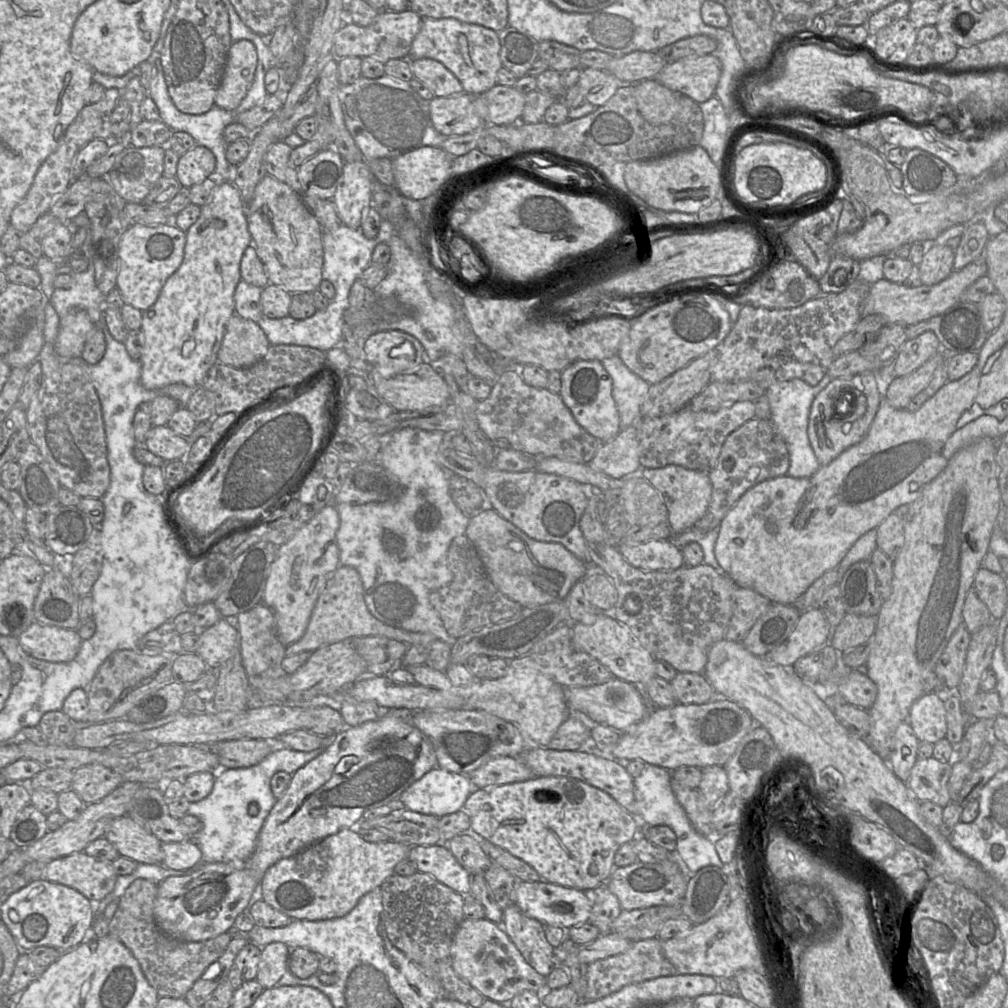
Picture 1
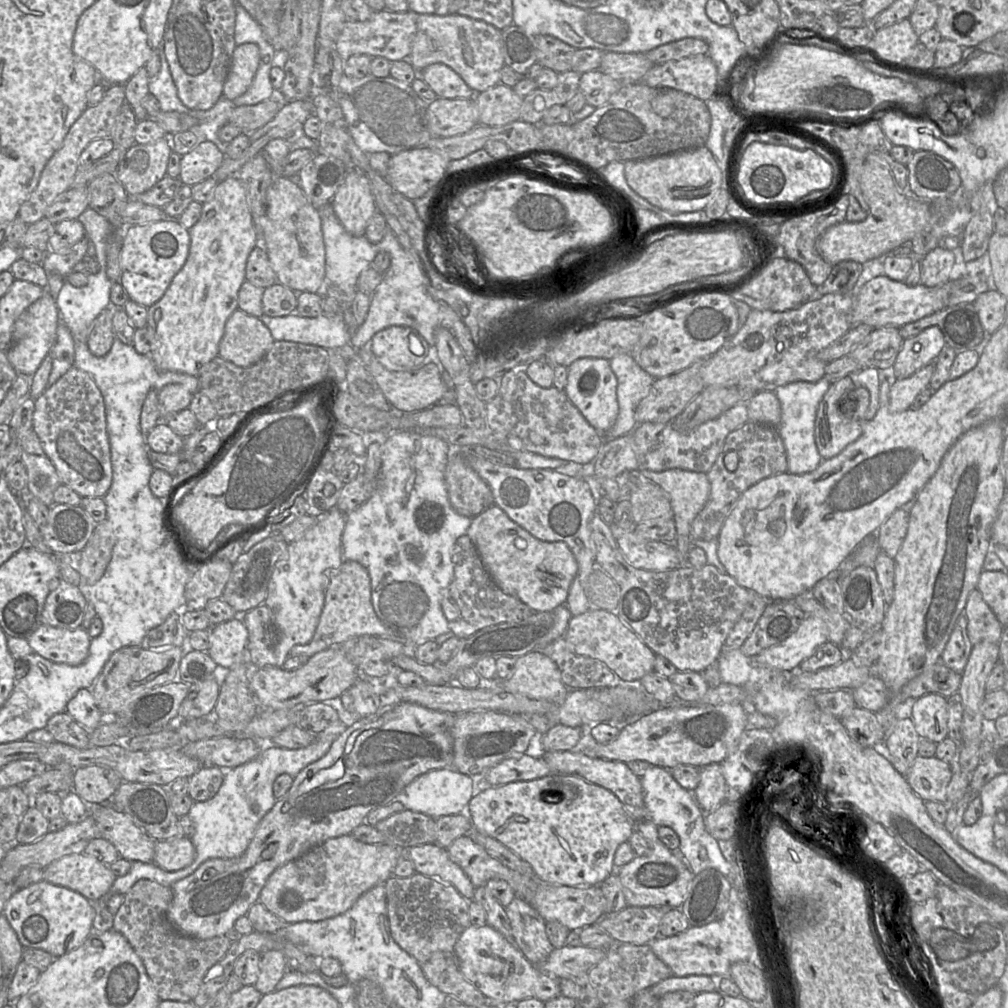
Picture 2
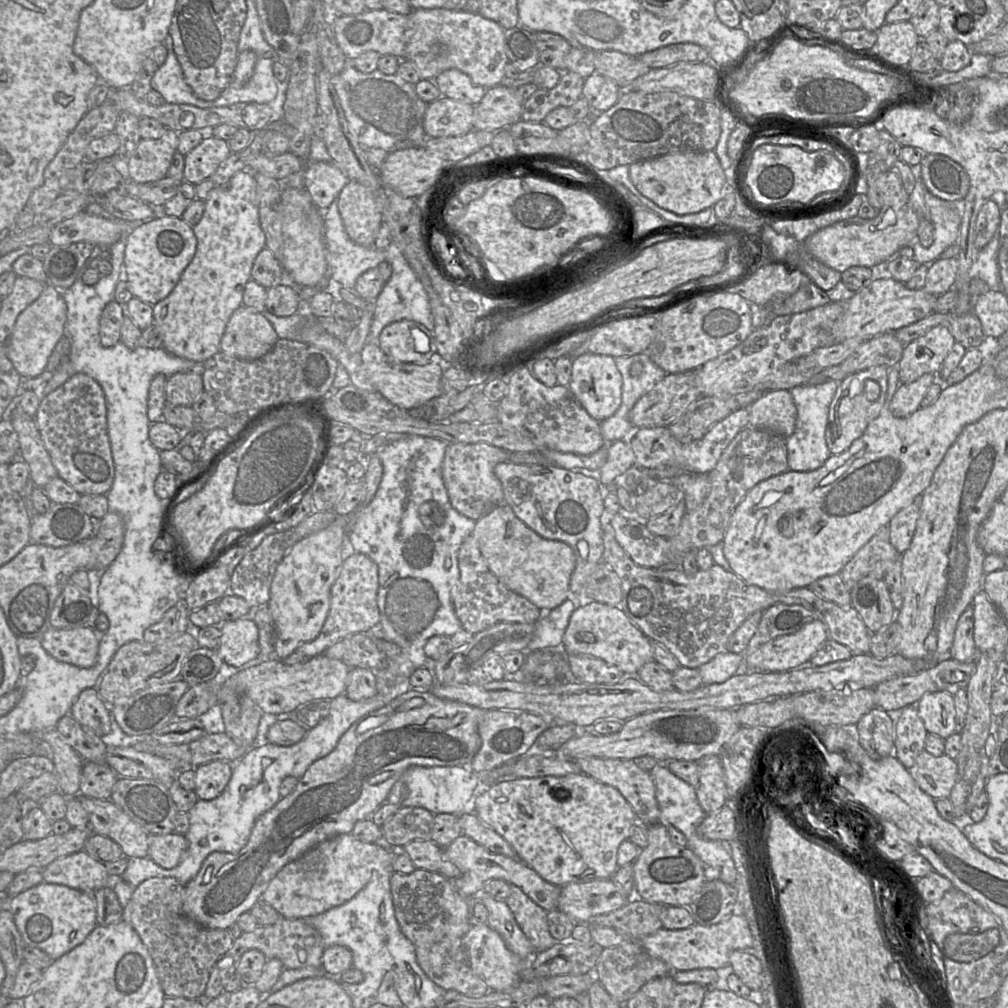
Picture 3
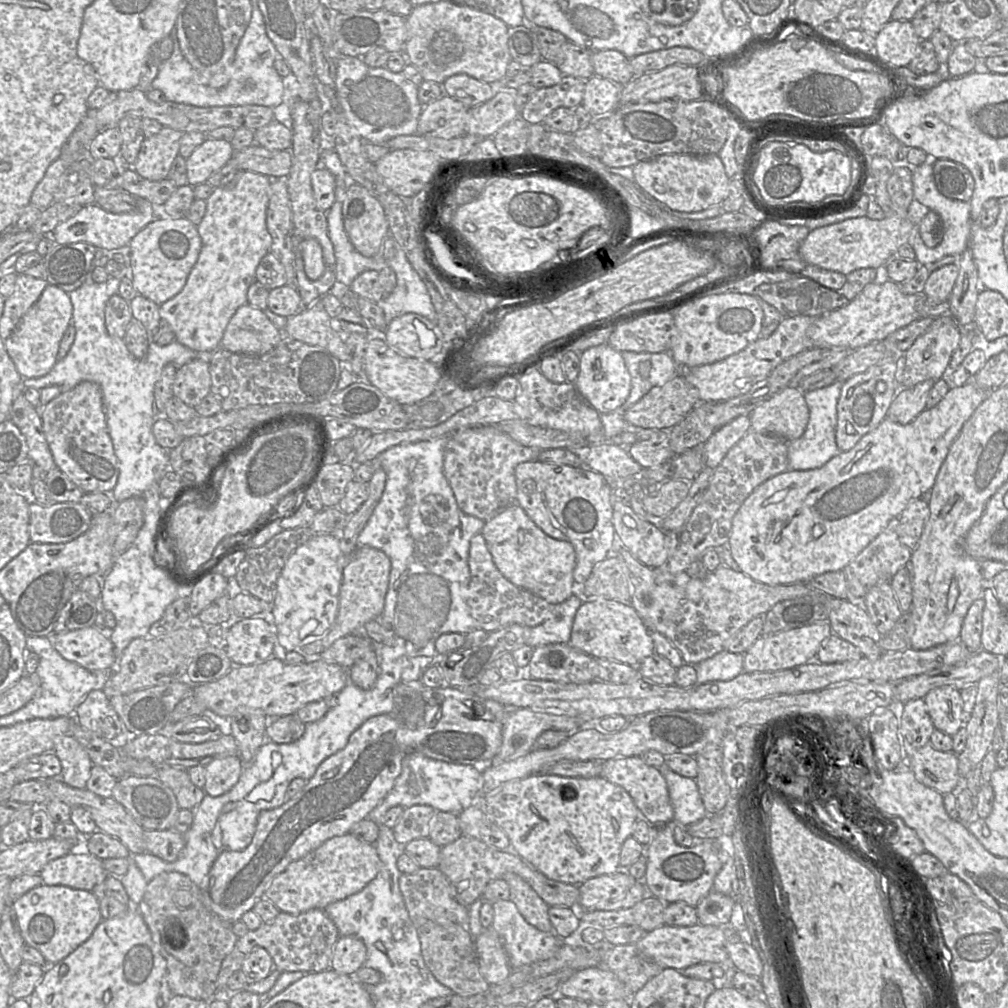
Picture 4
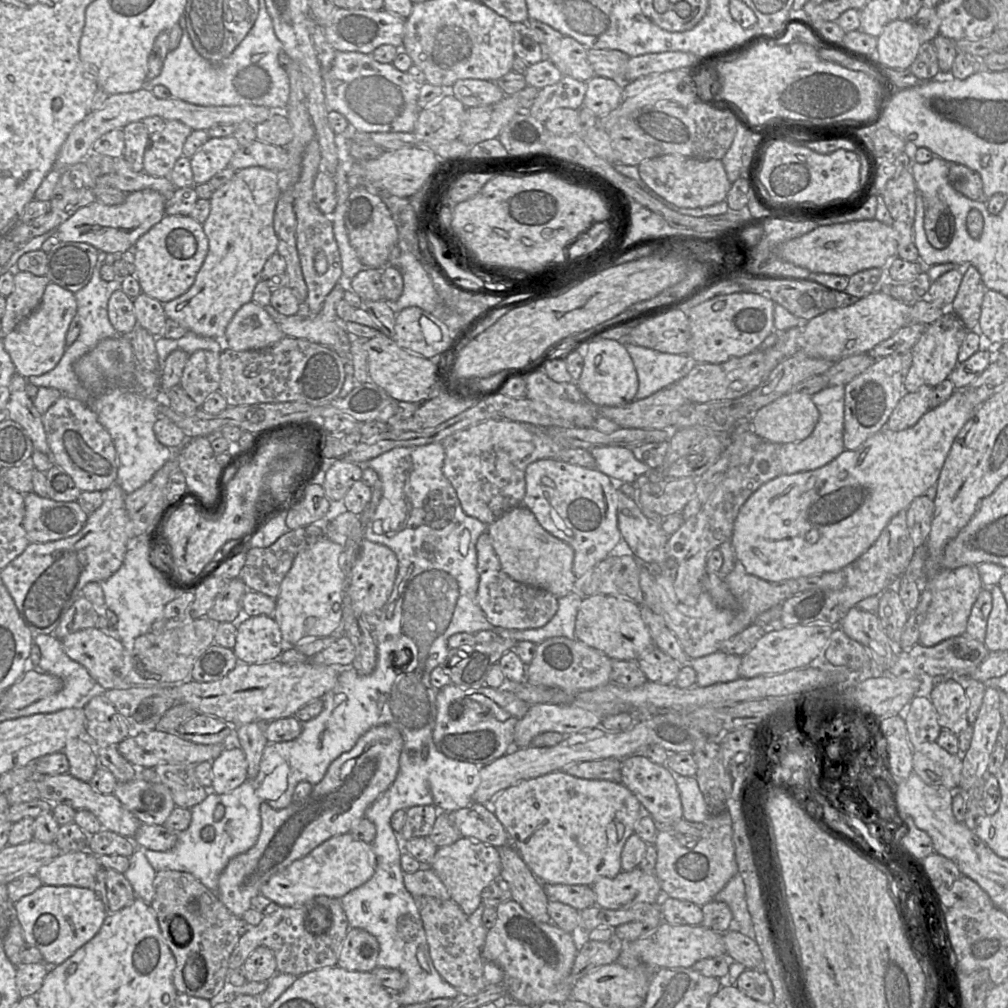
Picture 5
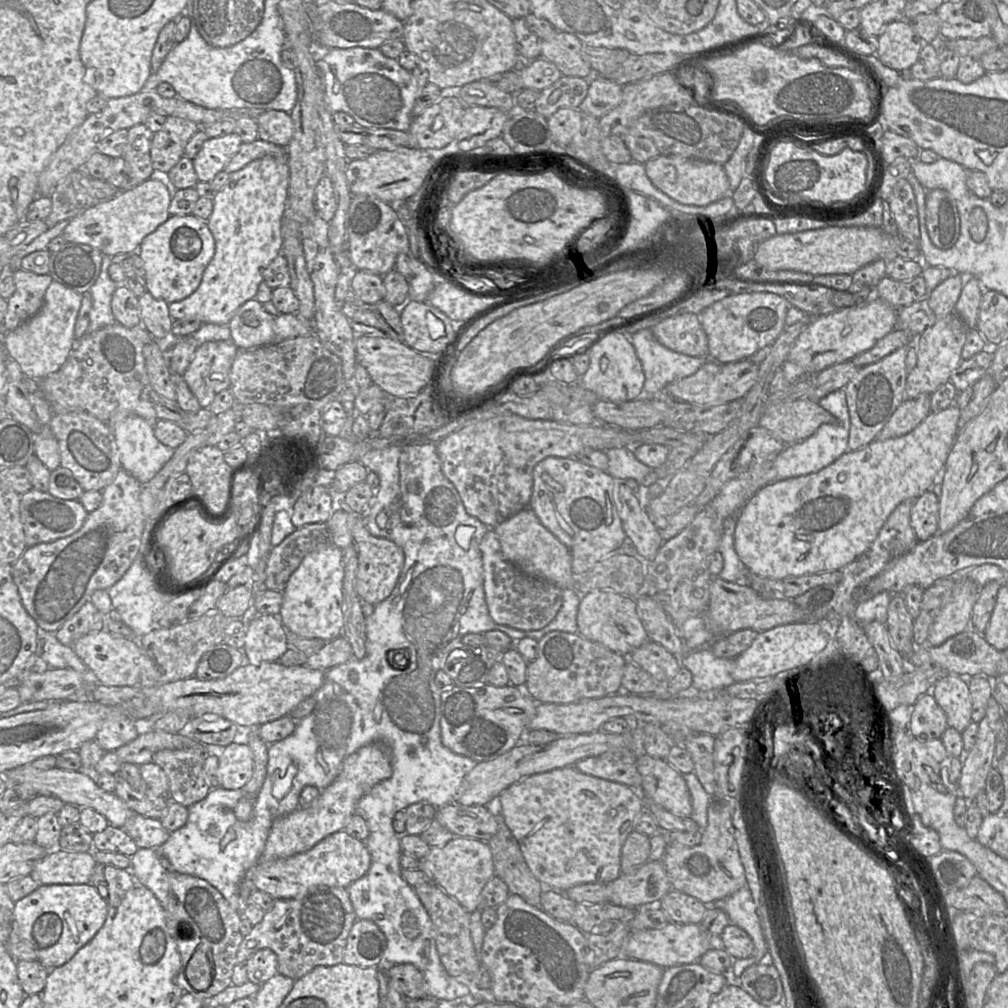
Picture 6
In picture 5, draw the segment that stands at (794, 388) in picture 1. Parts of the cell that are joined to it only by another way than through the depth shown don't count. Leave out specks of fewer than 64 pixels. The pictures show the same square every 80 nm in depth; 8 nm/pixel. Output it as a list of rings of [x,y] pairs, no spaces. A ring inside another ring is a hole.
[[[827,386],[813,394],[811,400],[819,411],[813,432],[804,440],[781,444],[779,460],[782,474],[794,474],[820,468],[835,459],[844,450],[844,386]]]

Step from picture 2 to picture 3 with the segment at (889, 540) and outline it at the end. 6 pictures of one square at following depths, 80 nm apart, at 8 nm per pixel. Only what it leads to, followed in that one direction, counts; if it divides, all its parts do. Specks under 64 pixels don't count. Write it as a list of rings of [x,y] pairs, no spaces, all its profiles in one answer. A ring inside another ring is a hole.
[[[914,501],[895,514],[888,524],[890,543],[900,554],[911,544],[919,513],[919,502]]]

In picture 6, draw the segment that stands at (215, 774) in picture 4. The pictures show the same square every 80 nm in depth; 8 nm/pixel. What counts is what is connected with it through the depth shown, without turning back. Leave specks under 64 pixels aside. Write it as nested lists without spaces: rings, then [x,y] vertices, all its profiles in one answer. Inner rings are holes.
[[[232,742],[217,749],[220,787],[239,789],[251,779],[254,769],[253,753],[248,744]]]

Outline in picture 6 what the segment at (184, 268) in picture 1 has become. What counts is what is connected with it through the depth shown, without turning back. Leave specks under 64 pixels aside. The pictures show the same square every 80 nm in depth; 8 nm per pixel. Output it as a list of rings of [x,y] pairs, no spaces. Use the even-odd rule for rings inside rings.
[[[265,156],[261,159],[257,159],[243,167],[242,169],[229,174],[229,179],[221,190],[215,192],[213,195],[213,211],[211,216],[207,220],[208,227],[215,240],[215,254],[206,267],[201,283],[199,287],[187,298],[173,302],[169,304],[169,314],[172,319],[197,319],[203,324],[212,323],[217,325],[228,325],[231,318],[237,312],[237,310],[248,300],[254,299],[257,293],[258,287],[263,280],[263,272],[269,266],[269,264],[280,254],[282,254],[282,219],[285,211],[285,204],[288,197],[290,170],[286,162],[277,161],[272,156]]]

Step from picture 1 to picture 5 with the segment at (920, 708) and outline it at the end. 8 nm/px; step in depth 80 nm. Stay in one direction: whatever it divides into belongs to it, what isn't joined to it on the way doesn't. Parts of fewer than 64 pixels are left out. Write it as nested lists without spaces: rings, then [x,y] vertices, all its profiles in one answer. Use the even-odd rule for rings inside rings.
[[[957,678],[938,679],[930,688],[928,698],[936,710],[941,729],[958,735],[966,728],[968,700],[964,682]]]

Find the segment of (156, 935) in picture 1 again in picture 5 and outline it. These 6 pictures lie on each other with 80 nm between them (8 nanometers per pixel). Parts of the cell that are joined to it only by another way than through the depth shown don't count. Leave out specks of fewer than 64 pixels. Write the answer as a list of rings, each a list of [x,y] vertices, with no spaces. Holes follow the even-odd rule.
[[[159,871],[156,873],[153,886],[155,894],[150,907],[156,914],[162,937],[175,958],[172,982],[177,992],[207,1000],[215,998],[220,992],[224,993],[230,986],[228,962],[240,939],[240,918],[226,908],[216,892],[206,888],[188,872]],[[194,954],[199,954],[203,958],[207,971],[205,982],[197,989],[189,988],[183,975],[187,960]]]

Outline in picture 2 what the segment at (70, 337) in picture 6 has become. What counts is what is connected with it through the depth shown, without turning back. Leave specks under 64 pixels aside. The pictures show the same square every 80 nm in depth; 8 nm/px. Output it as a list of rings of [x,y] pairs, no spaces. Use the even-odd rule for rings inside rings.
[[[47,291],[17,318],[13,327],[13,342],[6,351],[7,358],[18,374],[31,377],[39,368],[56,341],[61,315],[53,298]]]

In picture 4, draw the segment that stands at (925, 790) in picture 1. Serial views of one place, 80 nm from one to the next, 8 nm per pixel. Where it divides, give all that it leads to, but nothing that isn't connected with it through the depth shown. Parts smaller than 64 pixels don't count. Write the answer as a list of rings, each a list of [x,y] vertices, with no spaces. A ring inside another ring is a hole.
[[[929,743],[907,758],[907,765],[915,779],[940,794],[950,793],[958,783],[957,755],[940,752]]]

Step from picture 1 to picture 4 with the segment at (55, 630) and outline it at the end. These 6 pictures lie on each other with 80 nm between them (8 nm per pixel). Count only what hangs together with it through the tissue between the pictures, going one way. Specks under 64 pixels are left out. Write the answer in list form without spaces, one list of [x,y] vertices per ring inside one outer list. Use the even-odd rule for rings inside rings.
[[[95,627],[49,636],[63,658],[90,671],[109,671],[116,661],[113,643]]]

